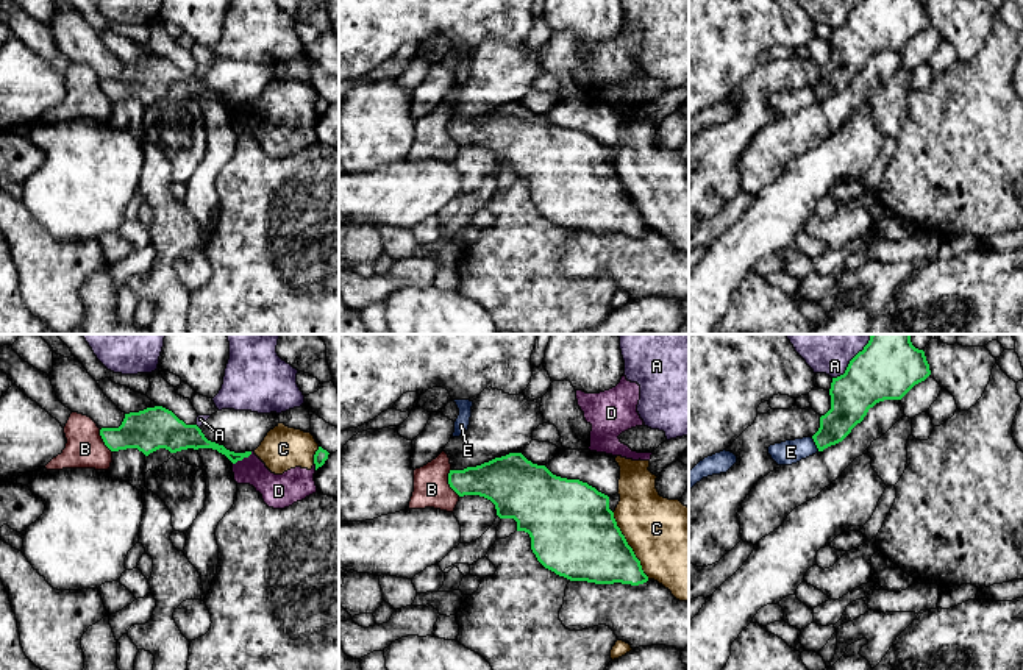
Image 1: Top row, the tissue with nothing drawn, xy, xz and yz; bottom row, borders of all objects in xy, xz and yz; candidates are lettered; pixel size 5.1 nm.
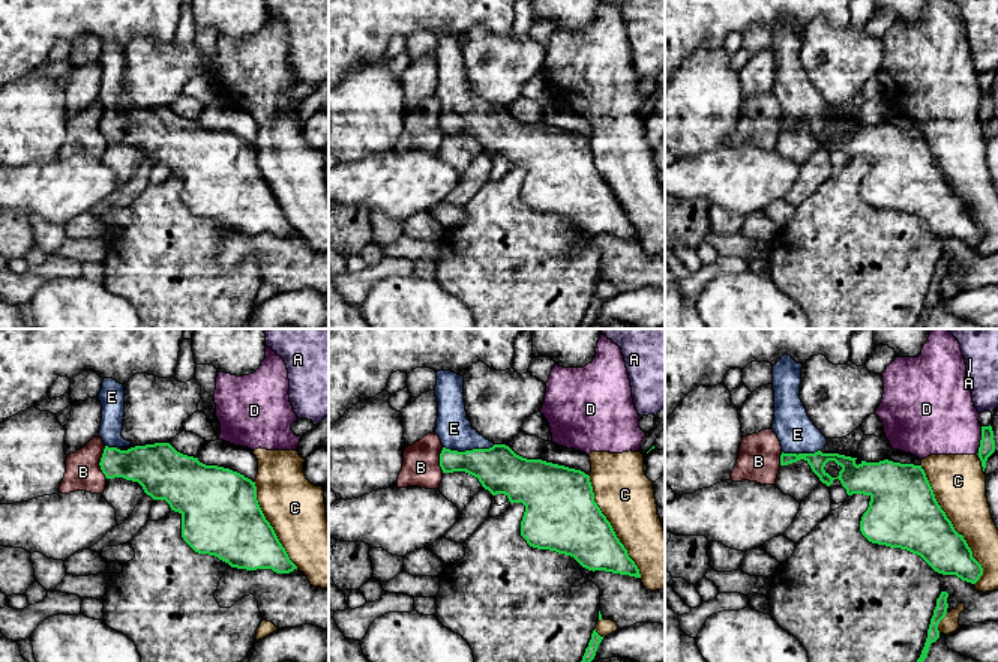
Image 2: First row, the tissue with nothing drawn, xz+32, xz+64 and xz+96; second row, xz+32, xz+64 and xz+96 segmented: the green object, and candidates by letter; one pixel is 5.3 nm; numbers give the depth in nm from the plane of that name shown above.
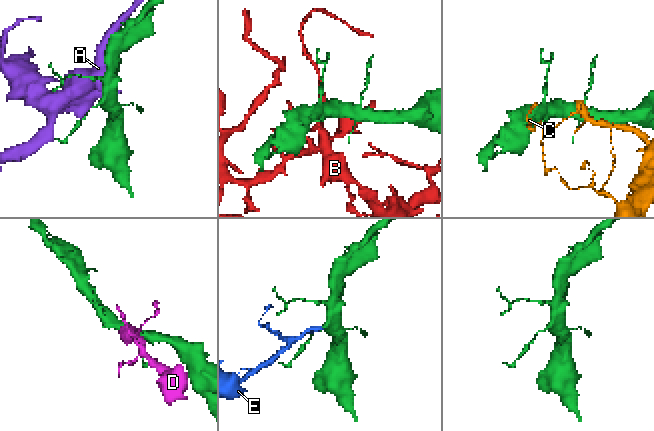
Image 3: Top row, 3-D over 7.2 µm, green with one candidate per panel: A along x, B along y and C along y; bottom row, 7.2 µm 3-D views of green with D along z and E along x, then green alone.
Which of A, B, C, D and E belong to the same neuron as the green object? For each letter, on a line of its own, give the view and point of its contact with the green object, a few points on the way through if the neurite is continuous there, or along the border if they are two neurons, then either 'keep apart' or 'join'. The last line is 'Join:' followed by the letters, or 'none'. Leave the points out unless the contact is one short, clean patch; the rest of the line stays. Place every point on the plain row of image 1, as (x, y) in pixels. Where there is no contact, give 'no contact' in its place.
A: contact yz (848, 16); keep apart
B: contact xz (449, 133); keep apart
C: contact xz (628, 196); keep apart
D: contact xy (242, 108); keep apart
E: contact yz (816, 94); way yz (848, 58), (816, 94), (791, 102); join
Join: E

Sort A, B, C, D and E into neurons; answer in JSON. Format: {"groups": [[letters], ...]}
{"groups": [["A"], ["B"], ["C", "D"], ["E"]]}

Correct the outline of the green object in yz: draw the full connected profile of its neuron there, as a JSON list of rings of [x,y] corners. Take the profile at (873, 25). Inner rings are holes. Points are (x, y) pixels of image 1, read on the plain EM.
[[[862,0],[848,14],[843,25],[832,28],[831,59],[820,67],[820,78],[812,87],[786,91],[768,97],[778,116],[792,116],[825,98],[842,92],[864,70],[868,59],[884,50],[901,50],[915,34],[931,25],[923,0]]]

